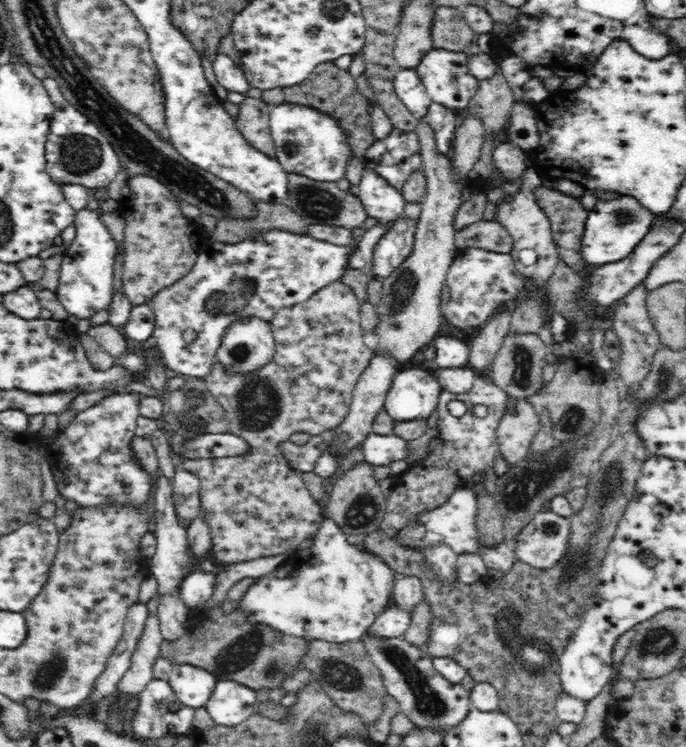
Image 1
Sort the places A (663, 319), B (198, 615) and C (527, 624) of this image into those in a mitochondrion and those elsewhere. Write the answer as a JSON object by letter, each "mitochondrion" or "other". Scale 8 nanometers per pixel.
{"A":"other","B":"other","C":"mitochondrion"}

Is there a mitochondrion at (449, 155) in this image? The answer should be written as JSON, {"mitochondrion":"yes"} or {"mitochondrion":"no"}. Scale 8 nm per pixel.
{"mitochondrion":"no"}

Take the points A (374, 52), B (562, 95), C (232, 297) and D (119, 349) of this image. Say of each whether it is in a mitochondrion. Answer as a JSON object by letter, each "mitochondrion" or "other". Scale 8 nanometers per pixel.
{"A":"other","B":"other","C":"mitochondrion","D":"other"}

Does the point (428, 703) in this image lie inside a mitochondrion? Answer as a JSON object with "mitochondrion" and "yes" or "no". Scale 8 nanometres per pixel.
{"mitochondrion":"yes"}

